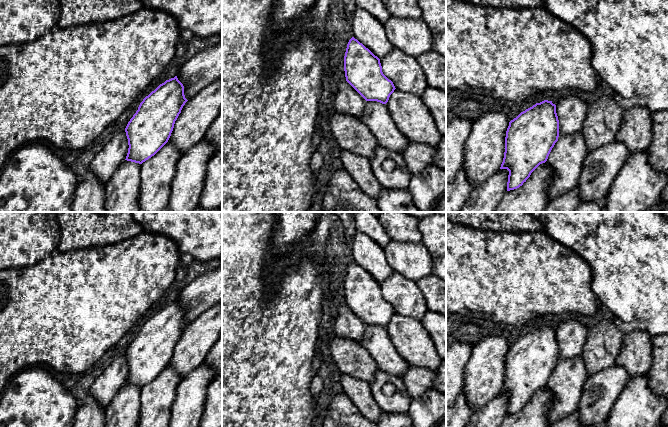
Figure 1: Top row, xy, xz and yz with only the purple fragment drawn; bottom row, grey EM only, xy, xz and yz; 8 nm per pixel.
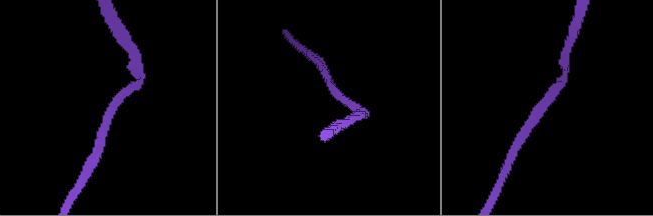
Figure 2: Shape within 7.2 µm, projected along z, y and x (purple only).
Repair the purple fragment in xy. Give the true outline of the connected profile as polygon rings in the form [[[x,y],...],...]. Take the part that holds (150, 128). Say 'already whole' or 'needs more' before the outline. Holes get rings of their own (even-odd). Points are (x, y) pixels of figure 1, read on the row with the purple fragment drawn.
already whole | [[[177,76],[146,96],[125,128],[129,145],[125,160],[142,164],[154,156],[168,142],[187,101]]]

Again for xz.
already whole | [[[352,37],[344,56],[346,81],[366,100],[386,104],[396,89],[382,72],[380,59]]]

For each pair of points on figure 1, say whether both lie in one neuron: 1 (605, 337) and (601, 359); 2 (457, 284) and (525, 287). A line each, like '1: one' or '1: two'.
1: one
2: one

